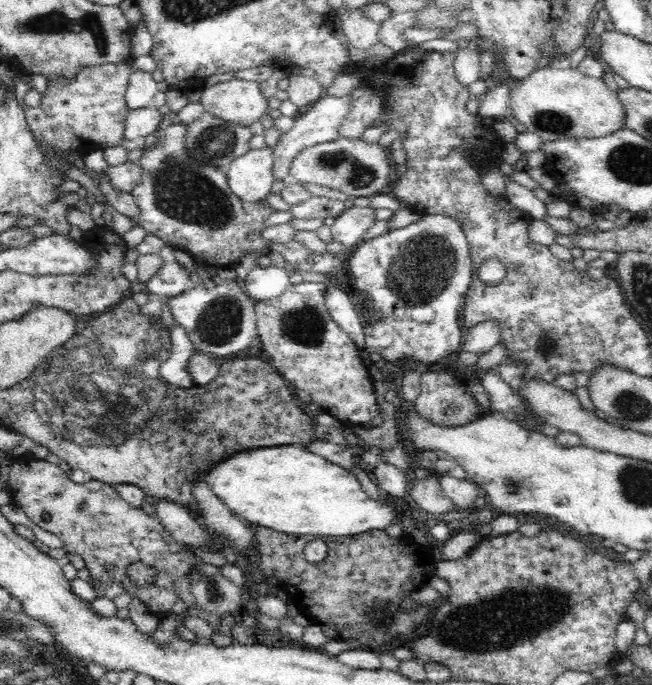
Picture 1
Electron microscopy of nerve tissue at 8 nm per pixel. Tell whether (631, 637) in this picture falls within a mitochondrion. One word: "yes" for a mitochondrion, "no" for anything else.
no

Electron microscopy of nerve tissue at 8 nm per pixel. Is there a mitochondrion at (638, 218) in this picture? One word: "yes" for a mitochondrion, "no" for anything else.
no

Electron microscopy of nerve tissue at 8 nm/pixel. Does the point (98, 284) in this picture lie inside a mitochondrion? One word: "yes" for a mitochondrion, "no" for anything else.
yes

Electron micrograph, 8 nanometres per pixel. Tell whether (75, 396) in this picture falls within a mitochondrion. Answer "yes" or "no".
yes

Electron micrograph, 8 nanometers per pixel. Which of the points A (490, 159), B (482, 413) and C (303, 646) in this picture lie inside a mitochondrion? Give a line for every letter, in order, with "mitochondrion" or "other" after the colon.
A: other
B: other
C: other

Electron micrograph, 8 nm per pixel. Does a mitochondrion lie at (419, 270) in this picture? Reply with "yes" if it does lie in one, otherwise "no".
yes

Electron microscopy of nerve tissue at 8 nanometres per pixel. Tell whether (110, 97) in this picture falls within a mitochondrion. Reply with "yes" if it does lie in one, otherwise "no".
no

